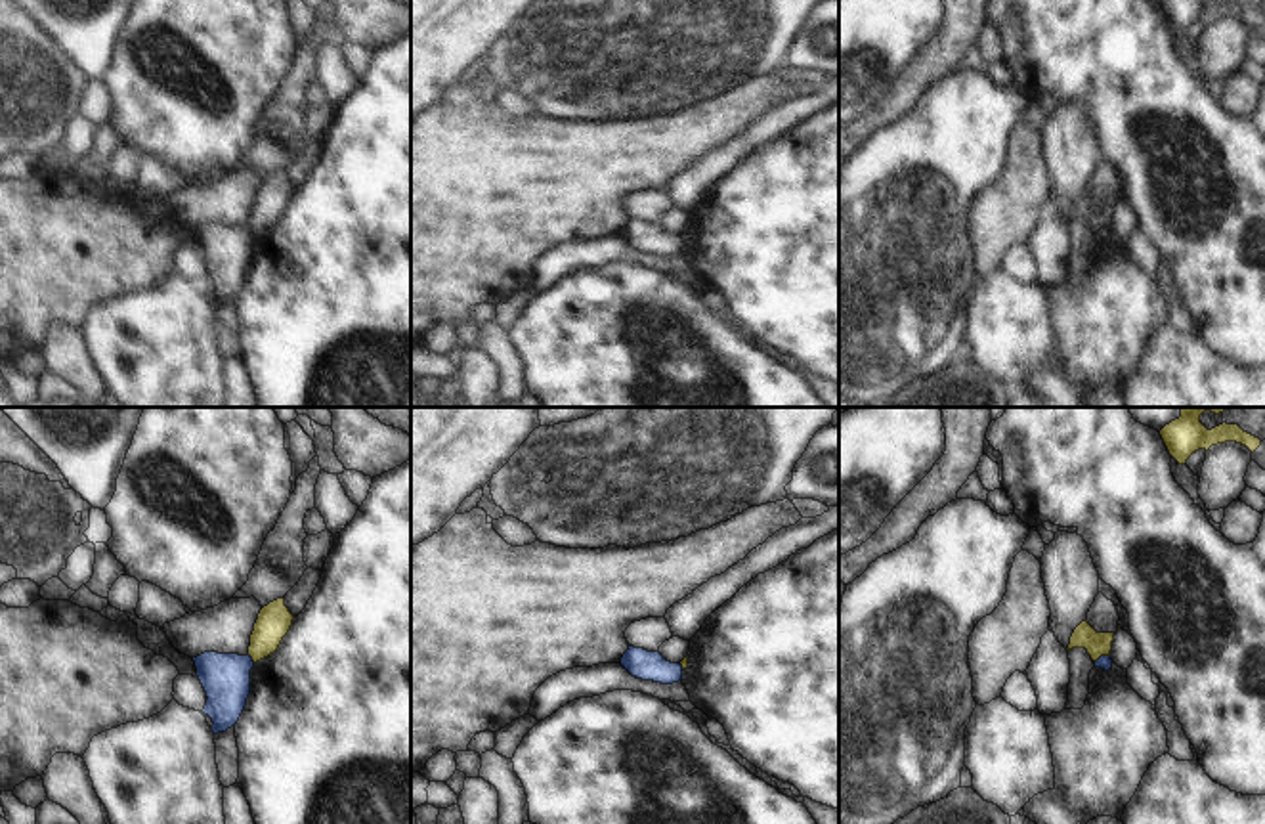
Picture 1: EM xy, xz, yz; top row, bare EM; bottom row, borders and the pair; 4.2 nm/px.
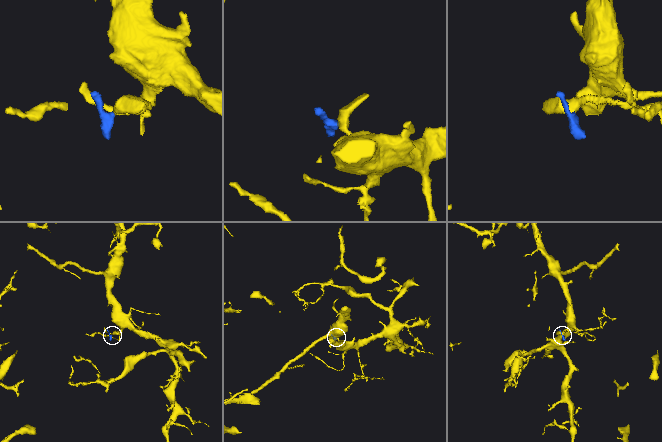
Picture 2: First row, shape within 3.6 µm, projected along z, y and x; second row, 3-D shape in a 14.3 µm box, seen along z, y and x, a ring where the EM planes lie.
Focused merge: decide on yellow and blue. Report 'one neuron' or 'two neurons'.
two neurons

